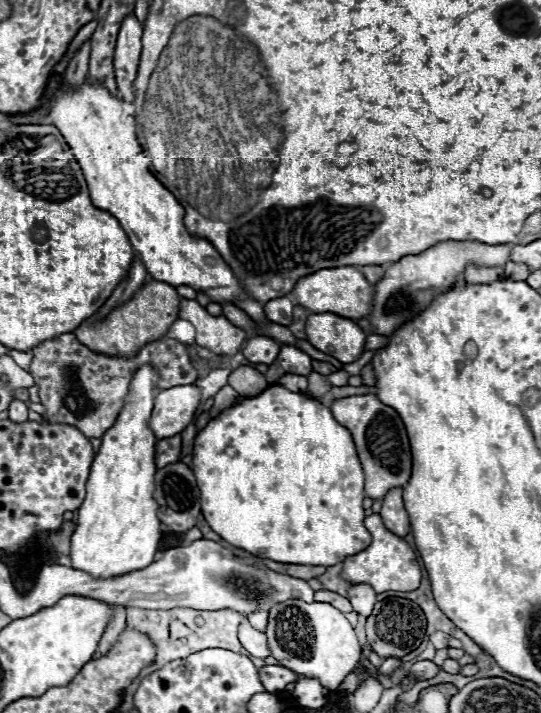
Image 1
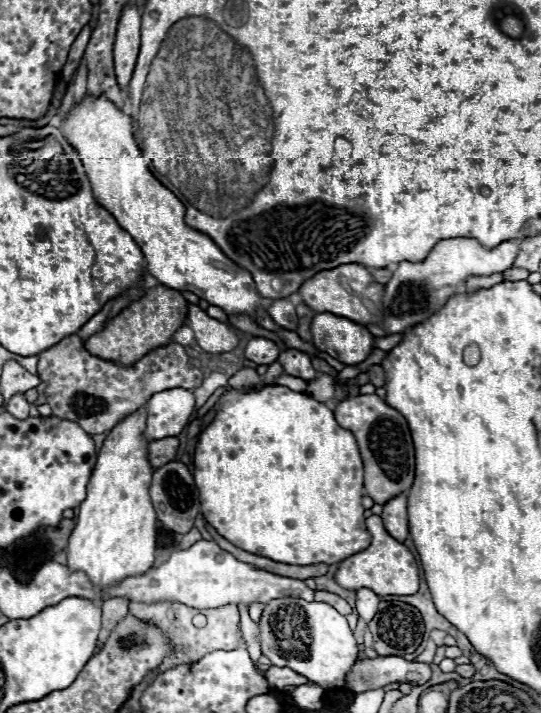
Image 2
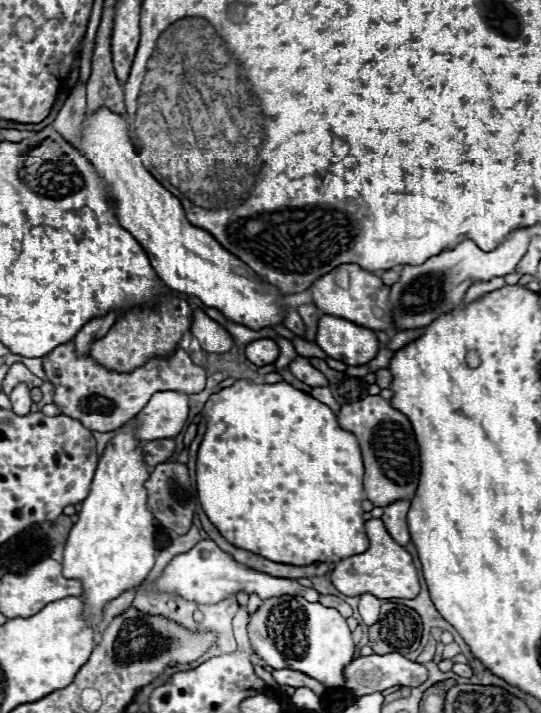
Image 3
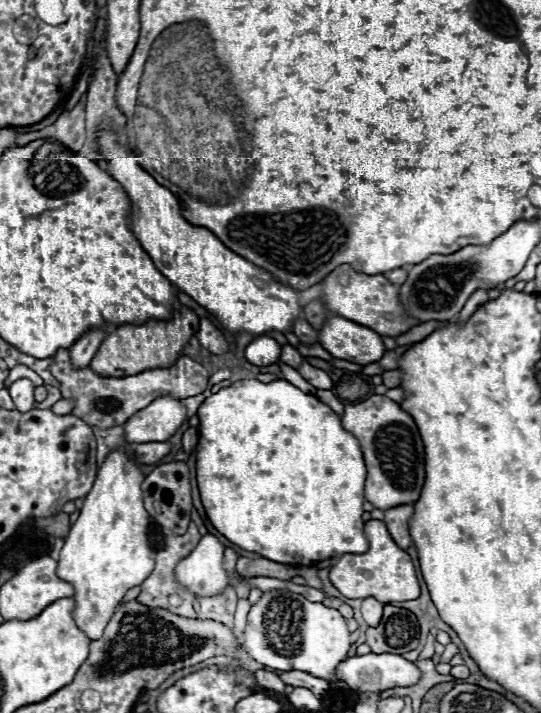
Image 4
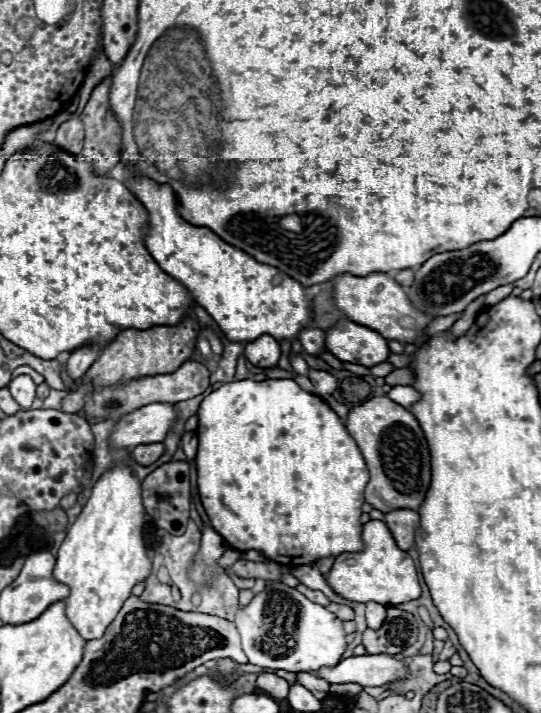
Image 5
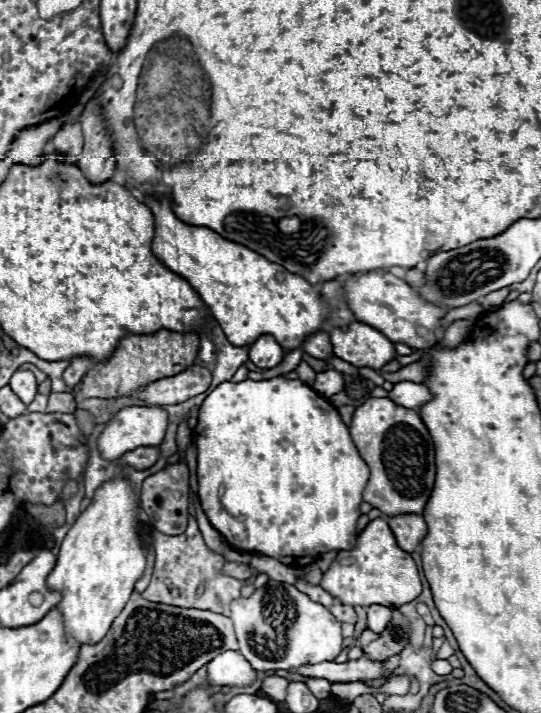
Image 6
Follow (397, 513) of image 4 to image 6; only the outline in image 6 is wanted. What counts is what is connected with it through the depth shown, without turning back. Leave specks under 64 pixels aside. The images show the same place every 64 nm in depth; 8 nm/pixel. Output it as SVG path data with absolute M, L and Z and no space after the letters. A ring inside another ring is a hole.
M398 514L390 516L388 524L402 550L412 552L426 534L426 522L420 514Z

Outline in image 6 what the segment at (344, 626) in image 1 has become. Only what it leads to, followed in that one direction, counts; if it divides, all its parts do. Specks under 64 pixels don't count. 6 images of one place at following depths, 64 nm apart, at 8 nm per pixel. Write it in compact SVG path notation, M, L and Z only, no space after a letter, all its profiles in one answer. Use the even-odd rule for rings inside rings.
M270 580L264 588L258 588L250 598L238 598L230 604L230 618L236 628L240 642L240 652L252 664L254 670L292 670L300 666L312 666L320 662L334 662L342 652L342 628L340 622L318 602L312 602L306 594L298 592L294 586Z

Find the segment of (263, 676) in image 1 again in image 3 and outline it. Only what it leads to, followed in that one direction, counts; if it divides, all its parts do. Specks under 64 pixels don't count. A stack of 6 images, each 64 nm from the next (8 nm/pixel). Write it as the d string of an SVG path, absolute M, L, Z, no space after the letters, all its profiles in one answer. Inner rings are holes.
M284 668L284 670L274 670L272 672L272 678L276 680L278 686L294 686L294 688L300 688L300 686L306 686L310 690L316 690L318 694L324 692L324 686L320 682L316 682L314 678L308 678L306 674L300 674L296 670L290 670L290 668Z

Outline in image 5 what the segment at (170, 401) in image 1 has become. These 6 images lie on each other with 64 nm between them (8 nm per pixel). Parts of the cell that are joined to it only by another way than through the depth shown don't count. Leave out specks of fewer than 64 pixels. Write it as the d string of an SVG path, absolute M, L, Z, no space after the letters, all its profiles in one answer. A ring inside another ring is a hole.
M154 402L142 406L116 422L110 442L116 448L130 448L148 442L164 442L176 418L178 410L170 402Z

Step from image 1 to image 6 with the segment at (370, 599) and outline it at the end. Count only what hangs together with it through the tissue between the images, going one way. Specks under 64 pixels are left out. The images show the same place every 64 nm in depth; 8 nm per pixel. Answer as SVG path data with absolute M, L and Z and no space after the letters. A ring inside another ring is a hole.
M378 604L368 606L366 614L368 614L368 630L376 630L376 634L380 634L380 630L384 630L384 626L388 626L392 618L392 610Z

